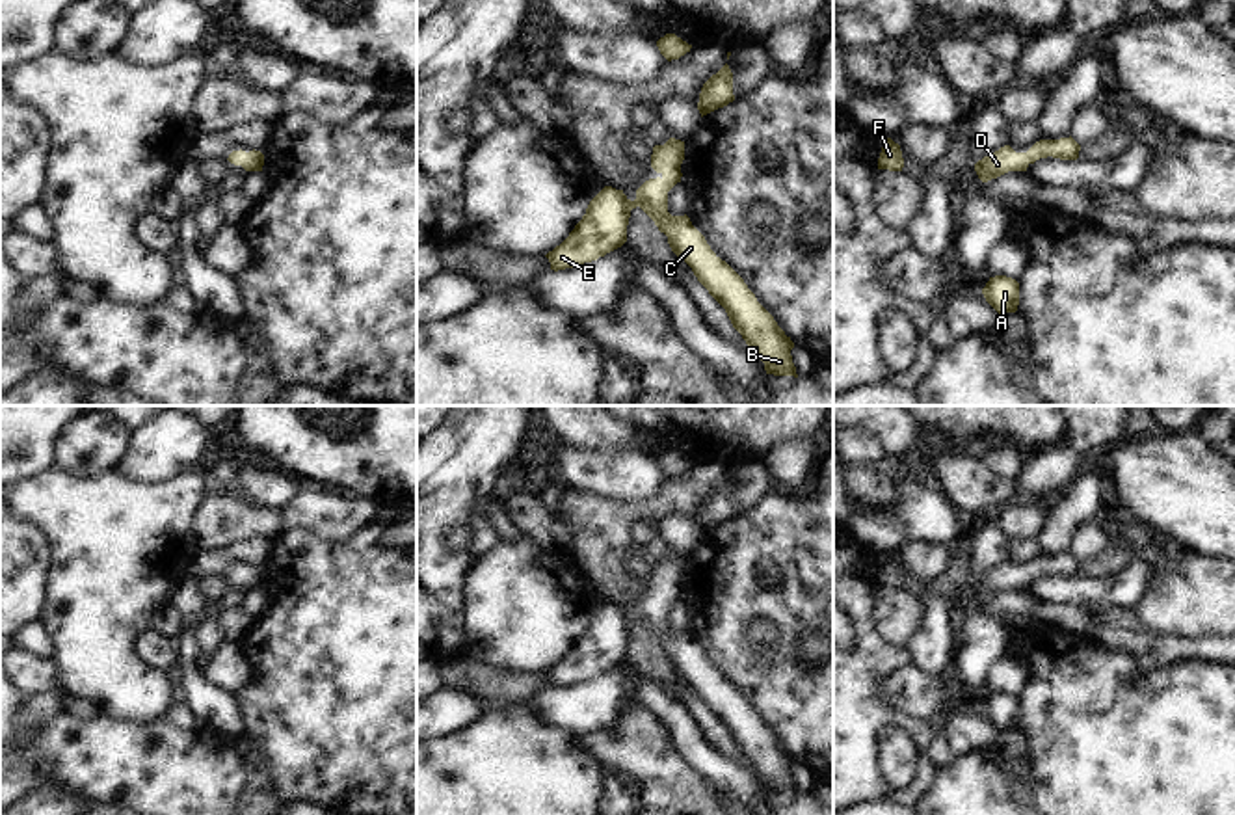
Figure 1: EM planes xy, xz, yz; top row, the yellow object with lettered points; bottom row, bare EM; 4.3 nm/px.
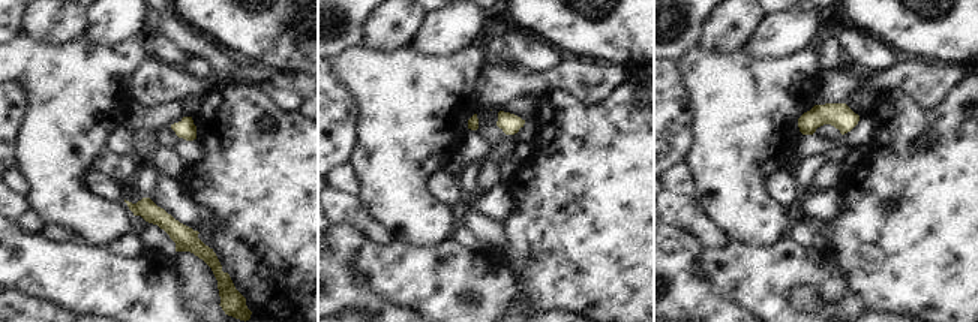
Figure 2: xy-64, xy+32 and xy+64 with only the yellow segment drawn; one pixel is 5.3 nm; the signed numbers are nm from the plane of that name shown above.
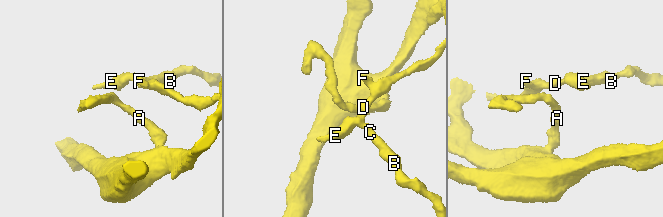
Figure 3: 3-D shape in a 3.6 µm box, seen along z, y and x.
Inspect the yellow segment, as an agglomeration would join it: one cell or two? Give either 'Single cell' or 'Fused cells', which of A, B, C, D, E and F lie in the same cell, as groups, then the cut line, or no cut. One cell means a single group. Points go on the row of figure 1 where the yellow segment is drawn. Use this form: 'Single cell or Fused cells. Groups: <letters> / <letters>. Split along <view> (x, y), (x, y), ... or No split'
Single cell. Groups: A B C D E F. No split

